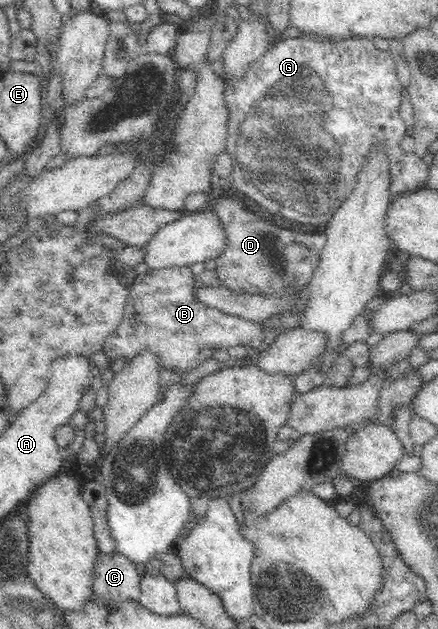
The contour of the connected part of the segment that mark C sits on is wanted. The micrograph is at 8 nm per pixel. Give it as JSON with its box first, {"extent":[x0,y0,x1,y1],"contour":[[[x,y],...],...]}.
{"extent":[93,552,141,603],"contour":[[[98,552],[93,573],[93,592],[105,603],[121,599],[139,600],[141,576],[123,554]]]}

